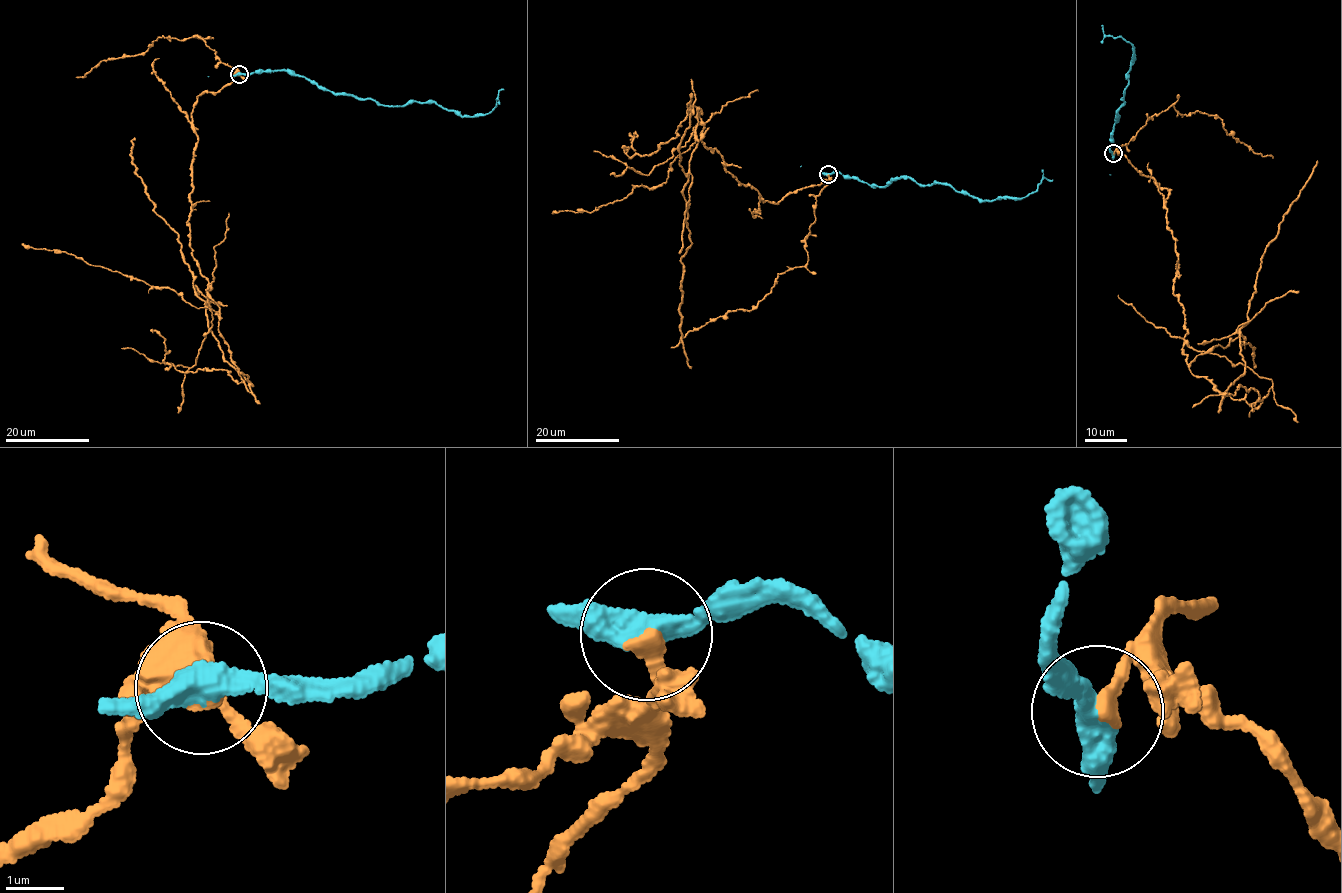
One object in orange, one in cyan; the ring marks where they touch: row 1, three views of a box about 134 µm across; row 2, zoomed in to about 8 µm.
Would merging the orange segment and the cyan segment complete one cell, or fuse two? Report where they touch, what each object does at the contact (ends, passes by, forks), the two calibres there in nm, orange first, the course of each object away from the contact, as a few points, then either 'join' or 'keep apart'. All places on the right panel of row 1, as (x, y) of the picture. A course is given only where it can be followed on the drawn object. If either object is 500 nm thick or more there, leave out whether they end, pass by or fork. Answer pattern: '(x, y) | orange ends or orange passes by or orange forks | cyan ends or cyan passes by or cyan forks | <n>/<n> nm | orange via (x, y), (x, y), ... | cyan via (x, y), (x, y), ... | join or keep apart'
(1113, 153) | orange ends | cyan passes by | 300/400 nm | orange via (1113, 153), (1156, 181), (1178, 266), (1182, 354), (1225, 393), (1243, 373), (1239, 328), (1260, 259), (1316, 160) | cyan via (1113, 153), (1108, 148), (1110, 135), (1135, 57), (1129, 41), (1107, 36), (1103, 24) | keep apart

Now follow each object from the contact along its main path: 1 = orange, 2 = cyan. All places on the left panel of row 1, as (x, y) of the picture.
1: (239, 74), (196, 101), (189, 219), (191, 255), (243, 379), (208, 328), (178, 232), (135, 171), (135, 137)
2: (239, 74), (293, 71), (336, 93), (398, 107), (414, 102), (436, 103), (463, 117), (490, 113), (504, 89)

